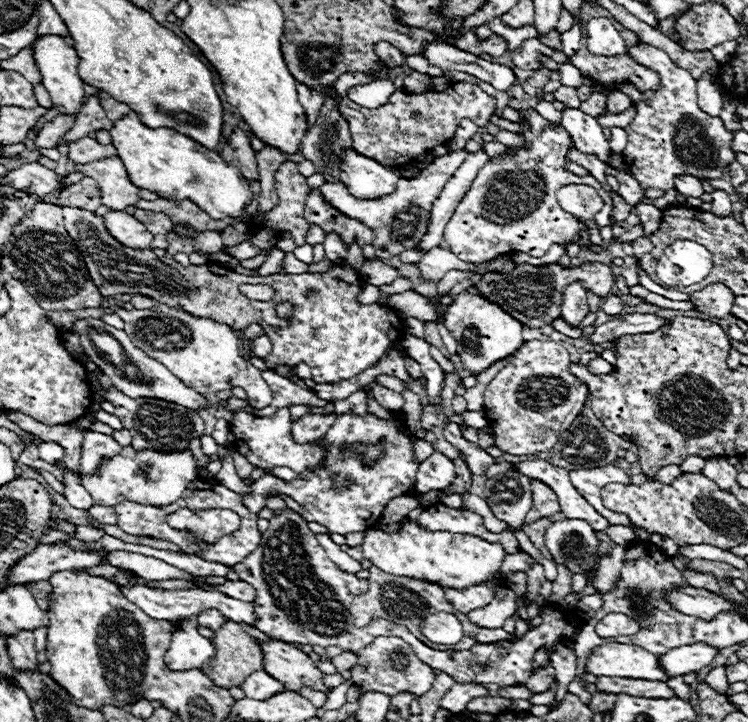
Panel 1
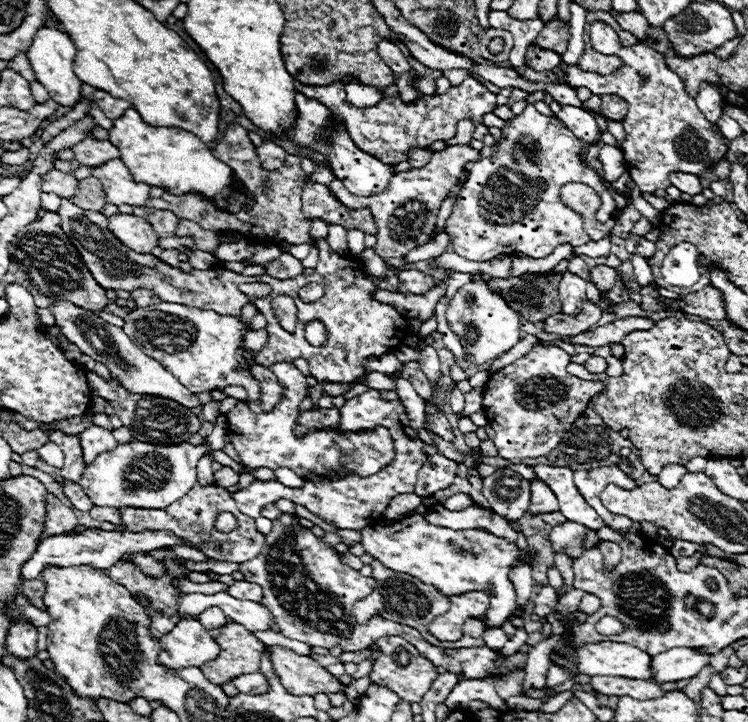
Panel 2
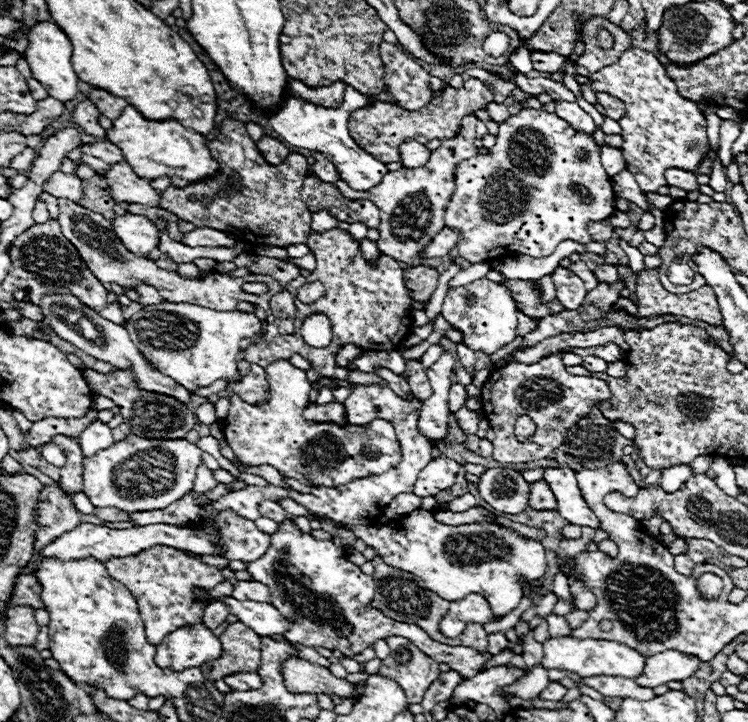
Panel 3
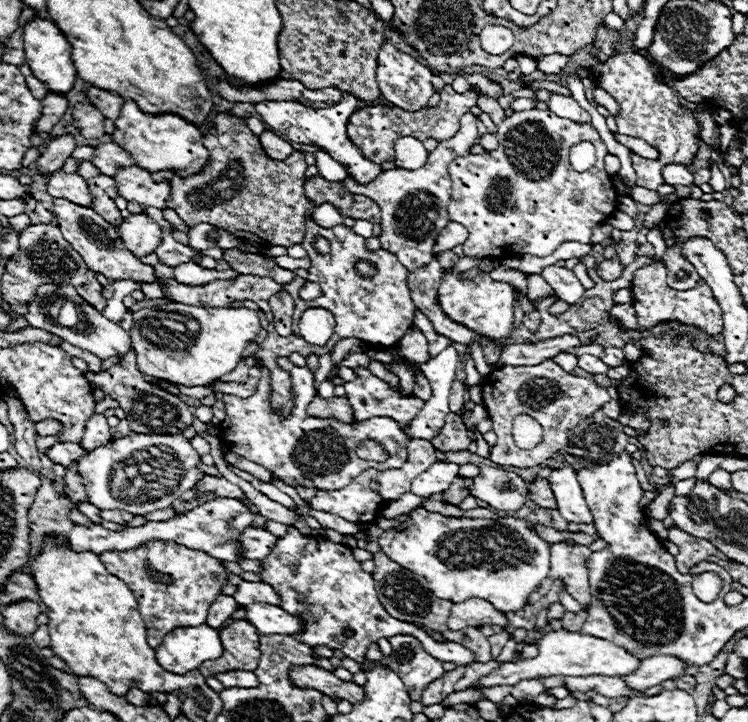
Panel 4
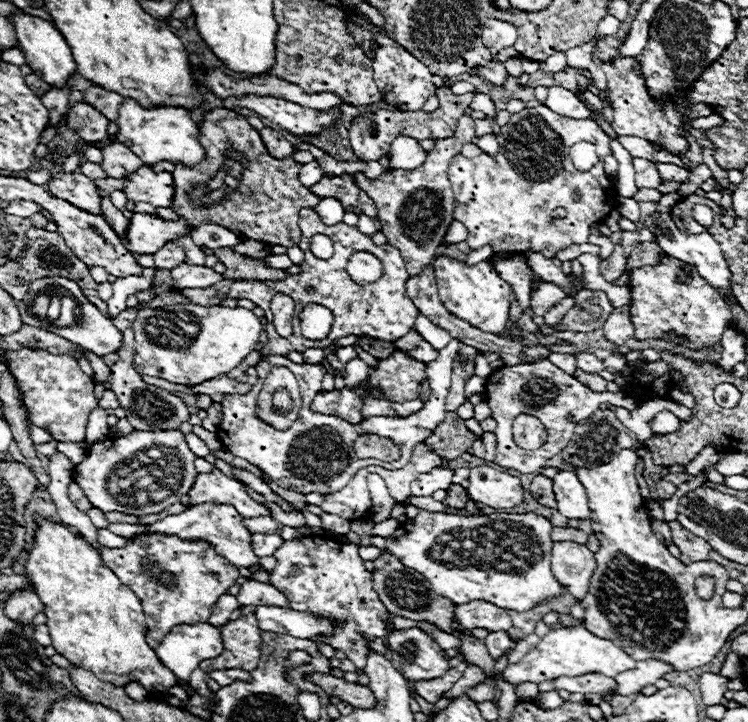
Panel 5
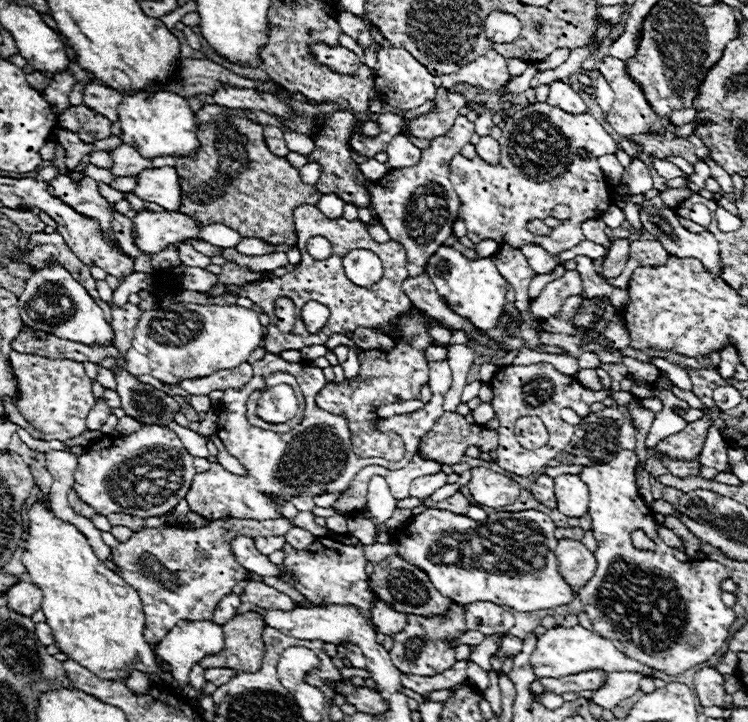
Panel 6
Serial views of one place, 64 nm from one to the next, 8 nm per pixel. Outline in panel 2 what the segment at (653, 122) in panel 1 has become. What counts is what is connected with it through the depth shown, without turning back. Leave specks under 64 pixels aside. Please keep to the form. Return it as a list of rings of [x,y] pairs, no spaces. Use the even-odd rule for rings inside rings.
[[[602,20],[590,24],[590,44],[596,52],[620,56],[624,60],[624,68],[612,76],[598,76],[582,72],[574,66],[566,66],[564,82],[572,88],[586,86],[592,90],[592,94],[618,94],[628,102],[628,114],[622,120],[626,130],[622,152],[628,164],[628,172],[642,192],[654,192],[660,188],[666,190],[672,186],[668,180],[670,172],[700,176],[710,166],[716,166],[726,158],[726,138],[722,136],[720,128],[710,124],[698,110],[696,100],[686,92],[686,82],[668,68],[664,54],[642,42],[630,48],[622,46],[614,30]],[[642,76],[648,76],[650,80],[642,82]]]

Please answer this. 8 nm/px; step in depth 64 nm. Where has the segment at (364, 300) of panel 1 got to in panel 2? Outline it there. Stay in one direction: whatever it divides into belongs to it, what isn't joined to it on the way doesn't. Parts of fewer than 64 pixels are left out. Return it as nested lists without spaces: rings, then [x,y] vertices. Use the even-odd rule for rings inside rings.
[[[446,272],[444,274],[444,280],[438,282],[436,288],[432,288],[424,296],[400,294],[400,292],[388,292],[388,290],[376,290],[374,292],[374,298],[380,300],[380,302],[386,302],[390,306],[394,306],[406,318],[420,318],[422,322],[426,322],[434,314],[434,308],[436,308],[438,300],[444,296],[450,276],[452,276],[452,272]]]

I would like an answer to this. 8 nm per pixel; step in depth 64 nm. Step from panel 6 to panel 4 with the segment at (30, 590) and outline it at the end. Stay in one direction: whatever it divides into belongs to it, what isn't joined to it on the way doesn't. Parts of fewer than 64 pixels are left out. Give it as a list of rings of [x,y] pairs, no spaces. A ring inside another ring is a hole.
[[[16,602],[8,604],[4,608],[4,624],[10,632],[18,636],[32,636],[38,628],[36,616],[44,610],[44,606],[38,606],[34,602]]]

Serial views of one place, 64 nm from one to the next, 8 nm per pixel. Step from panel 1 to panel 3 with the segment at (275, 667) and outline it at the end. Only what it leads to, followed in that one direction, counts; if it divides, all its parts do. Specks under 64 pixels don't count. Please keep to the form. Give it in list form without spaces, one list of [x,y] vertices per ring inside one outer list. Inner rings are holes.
[[[290,656],[282,664],[282,676],[288,692],[312,692],[312,694],[338,694],[342,698],[352,698],[352,684],[330,674],[328,668]]]

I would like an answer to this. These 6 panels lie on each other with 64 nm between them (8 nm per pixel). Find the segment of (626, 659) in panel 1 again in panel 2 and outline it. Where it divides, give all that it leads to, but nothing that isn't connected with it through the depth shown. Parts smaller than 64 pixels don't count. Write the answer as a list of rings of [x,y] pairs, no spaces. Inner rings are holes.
[[[598,642],[574,648],[578,672],[588,676],[622,676],[650,680],[652,656],[624,642]]]

